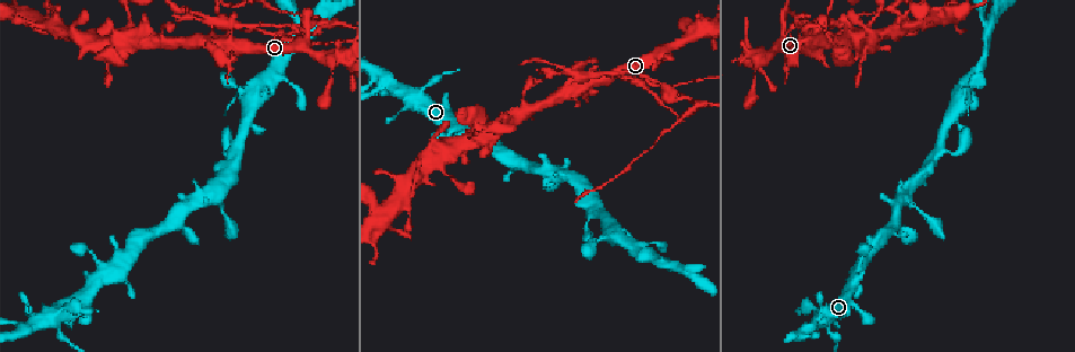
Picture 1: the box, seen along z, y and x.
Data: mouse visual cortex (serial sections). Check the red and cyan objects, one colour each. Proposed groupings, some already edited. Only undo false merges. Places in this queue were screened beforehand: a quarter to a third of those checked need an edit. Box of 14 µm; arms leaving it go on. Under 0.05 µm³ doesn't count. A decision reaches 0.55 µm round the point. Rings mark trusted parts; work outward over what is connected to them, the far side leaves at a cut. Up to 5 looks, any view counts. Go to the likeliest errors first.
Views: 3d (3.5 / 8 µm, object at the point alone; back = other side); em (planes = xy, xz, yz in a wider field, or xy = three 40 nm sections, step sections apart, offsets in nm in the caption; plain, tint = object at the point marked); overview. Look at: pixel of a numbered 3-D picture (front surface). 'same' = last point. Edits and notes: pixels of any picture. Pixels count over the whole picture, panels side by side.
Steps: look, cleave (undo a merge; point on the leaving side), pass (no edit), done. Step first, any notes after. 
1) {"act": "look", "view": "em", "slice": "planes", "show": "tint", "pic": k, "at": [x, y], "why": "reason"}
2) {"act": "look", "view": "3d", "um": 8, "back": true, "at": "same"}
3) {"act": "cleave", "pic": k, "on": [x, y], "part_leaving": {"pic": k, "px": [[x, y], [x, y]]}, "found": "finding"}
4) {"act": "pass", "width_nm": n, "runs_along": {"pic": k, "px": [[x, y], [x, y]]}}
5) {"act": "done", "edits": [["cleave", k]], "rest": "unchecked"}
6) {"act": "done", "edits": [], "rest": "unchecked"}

{"act": "look", "view": "3d", "um": 3.5, "pic": 1, "at": [749, 53], "why": "sudden change in width"}

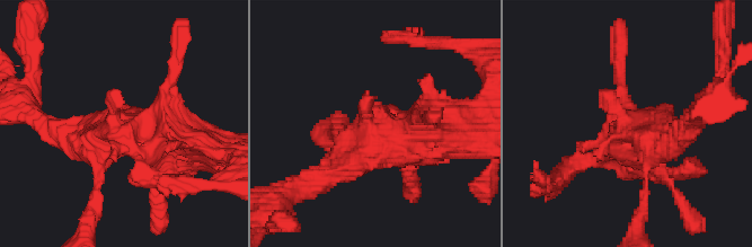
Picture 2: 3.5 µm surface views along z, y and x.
{"act": "look", "view": "em", "slice": "xy", "step": 2, "show": "tint", "pic": 2, "at": [635, 126], "why": "now the EM"}

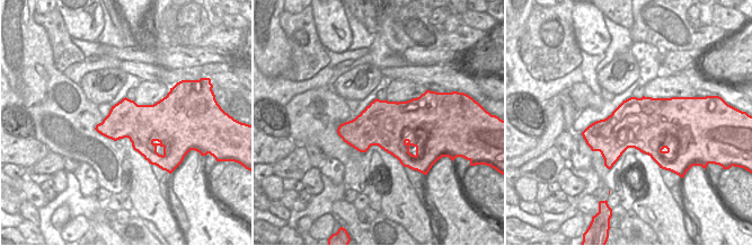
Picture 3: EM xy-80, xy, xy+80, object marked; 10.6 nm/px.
{"act": "pass", "runs_along": {"pic": 2, "px": [[675, 138], [633, 126], [600, 89]]}, "found": "continuous, no second cell"}

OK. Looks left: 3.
{"act": "look", "view": "3d", "um": 3.5, "pic": 1, "at": [858, 46], "why": "thick turns thin"}

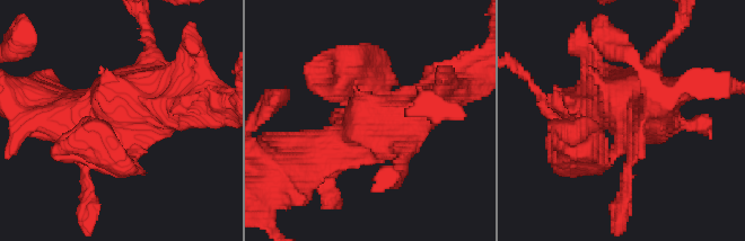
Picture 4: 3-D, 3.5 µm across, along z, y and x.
{"act": "look", "view": "em", "slice": "xy", "step": 3, "show": "tint", "pic": 4, "at": [622, 124], "why": "need the tissue"}

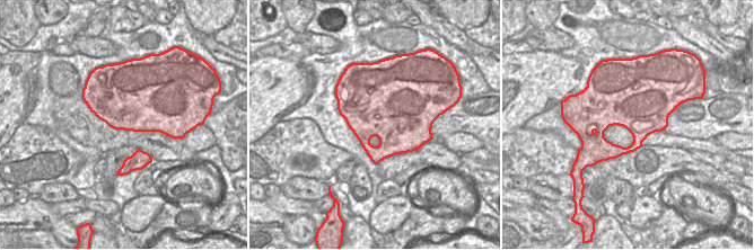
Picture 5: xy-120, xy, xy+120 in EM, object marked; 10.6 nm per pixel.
{"act": "pass", "runs_along": {"pic": 4, "px": [[459, 85], [324, 150]]}, "found": "all the same cell"}

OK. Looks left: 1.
{"act": "done", "edits": [], "rest": "unchecked"}

